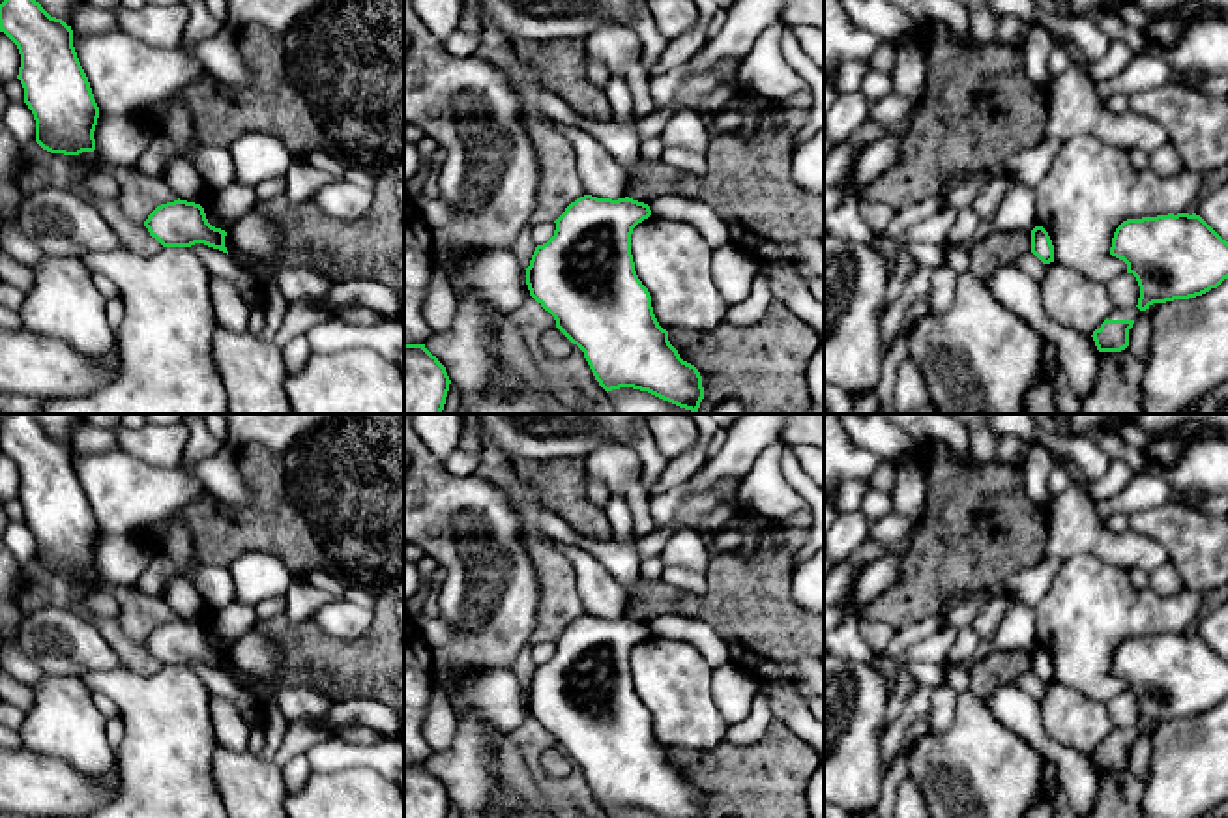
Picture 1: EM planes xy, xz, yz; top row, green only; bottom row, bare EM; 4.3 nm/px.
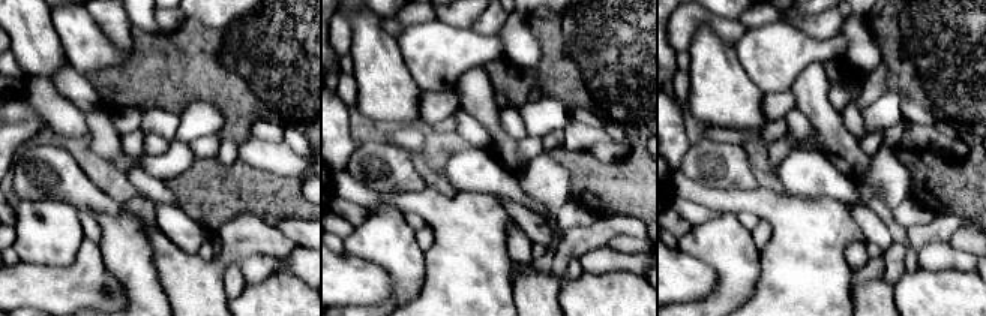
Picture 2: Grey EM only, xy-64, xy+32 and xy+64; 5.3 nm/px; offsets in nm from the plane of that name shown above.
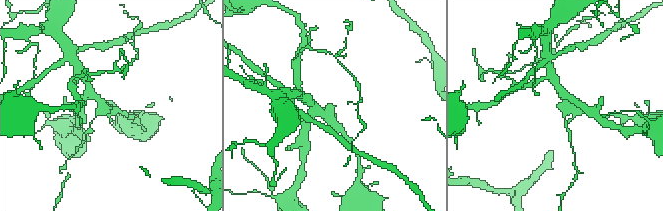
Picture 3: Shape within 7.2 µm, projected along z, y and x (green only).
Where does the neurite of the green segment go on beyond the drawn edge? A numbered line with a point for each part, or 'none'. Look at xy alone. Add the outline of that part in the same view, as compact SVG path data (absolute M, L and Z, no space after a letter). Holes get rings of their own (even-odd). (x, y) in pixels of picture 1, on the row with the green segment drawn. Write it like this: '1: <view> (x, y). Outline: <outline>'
none

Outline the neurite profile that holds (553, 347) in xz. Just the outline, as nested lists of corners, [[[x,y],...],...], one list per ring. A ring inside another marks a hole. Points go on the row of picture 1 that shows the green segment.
[[[550,328],[539,335],[537,344],[534,346],[541,361],[547,365],[552,380],[558,374],[567,374],[565,361],[571,354],[573,343],[558,329]]]

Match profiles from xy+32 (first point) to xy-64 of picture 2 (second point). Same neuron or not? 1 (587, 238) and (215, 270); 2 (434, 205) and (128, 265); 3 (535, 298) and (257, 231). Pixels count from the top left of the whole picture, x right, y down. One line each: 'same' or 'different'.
1: different
2: same
3: same

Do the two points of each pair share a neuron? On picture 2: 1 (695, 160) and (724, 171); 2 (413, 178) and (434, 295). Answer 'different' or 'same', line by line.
1: same
2: different

